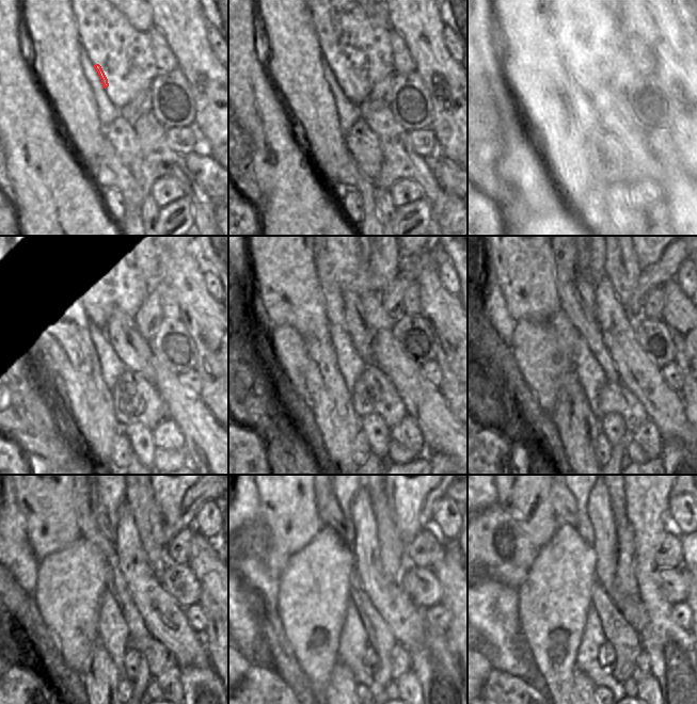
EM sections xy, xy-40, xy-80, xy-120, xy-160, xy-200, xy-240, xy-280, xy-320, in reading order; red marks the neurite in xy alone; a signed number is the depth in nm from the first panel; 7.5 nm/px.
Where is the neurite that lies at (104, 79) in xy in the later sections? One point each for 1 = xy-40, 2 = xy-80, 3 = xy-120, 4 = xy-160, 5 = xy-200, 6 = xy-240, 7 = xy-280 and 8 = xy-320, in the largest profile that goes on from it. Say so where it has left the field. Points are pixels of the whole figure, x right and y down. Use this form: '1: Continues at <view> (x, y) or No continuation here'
1: Continues at xy-40 (341, 78)
2: Continues at xy-80 (574, 69)
3: Continues at xy-120 (96, 315)
4: Continues at xy-160 (332, 292)
5: Continues at xy-200 (571, 303)
6: Continues at xy-240 (85, 501)
7: Continues at xy-280 (380, 637)
8: Continues at xy-320 (624, 639).

